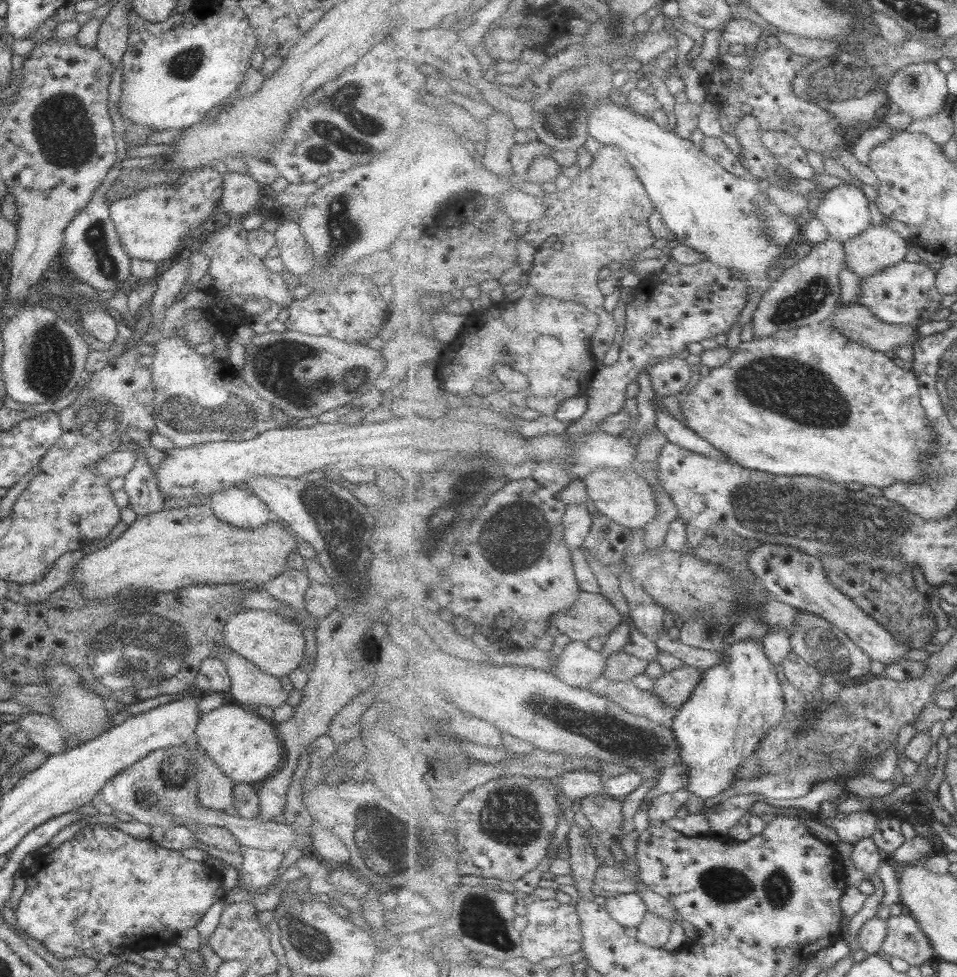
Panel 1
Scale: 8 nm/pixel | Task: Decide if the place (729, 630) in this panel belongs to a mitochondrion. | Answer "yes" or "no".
no

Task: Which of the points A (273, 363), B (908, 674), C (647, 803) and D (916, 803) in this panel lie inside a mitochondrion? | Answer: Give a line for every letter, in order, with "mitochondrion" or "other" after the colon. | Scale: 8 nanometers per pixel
A: mitochondrion
B: other
C: other
D: other

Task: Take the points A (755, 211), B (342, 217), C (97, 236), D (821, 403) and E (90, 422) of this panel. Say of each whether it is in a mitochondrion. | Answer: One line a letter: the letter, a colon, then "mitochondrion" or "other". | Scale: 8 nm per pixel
A: mitochondrion
B: mitochondrion
C: mitochondrion
D: mitochondrion
E: mitochondrion

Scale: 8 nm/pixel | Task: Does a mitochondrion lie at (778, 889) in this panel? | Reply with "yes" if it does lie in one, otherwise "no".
yes

